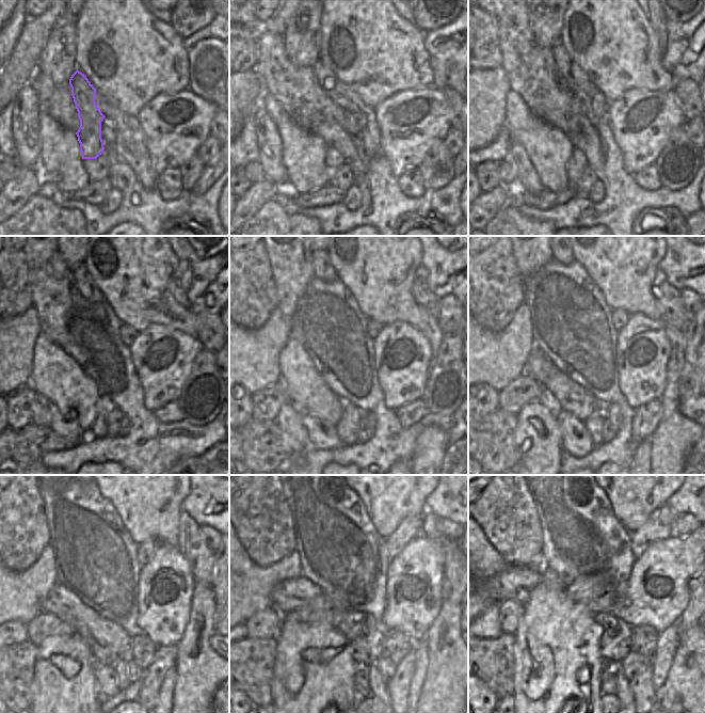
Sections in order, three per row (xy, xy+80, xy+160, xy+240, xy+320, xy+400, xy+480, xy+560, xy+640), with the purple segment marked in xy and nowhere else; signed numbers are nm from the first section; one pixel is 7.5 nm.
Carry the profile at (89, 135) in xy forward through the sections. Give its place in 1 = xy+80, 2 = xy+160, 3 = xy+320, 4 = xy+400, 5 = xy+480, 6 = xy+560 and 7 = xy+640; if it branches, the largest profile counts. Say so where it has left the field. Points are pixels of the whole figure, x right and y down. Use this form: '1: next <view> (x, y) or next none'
1: next xy+80 (333, 158)
2: next xy+160 (577, 163)
3: next xy+320 (348, 427)
4: next xy+400 (594, 424)
5: next xy+480 (121, 666)
6: next xy+560 (378, 685)
7: next xy+640 (622, 691)

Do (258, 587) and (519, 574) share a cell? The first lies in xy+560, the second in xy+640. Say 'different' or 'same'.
different

